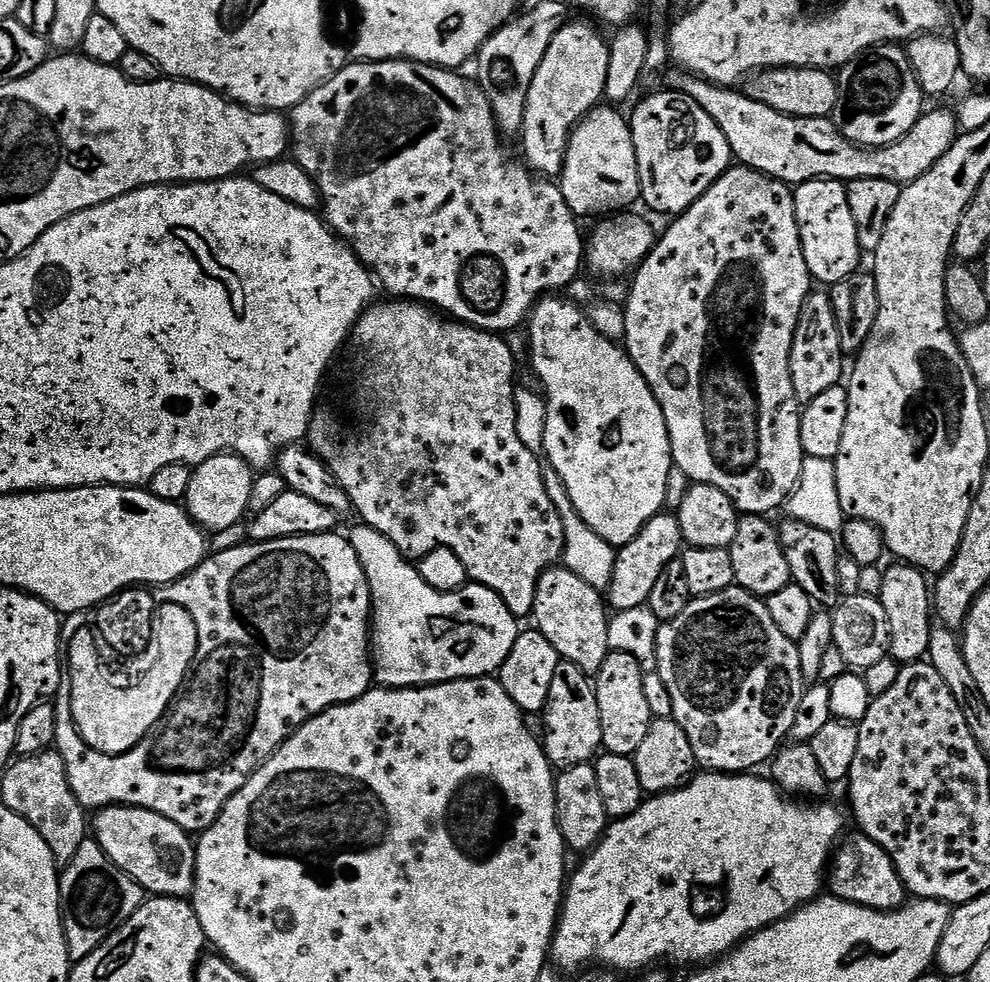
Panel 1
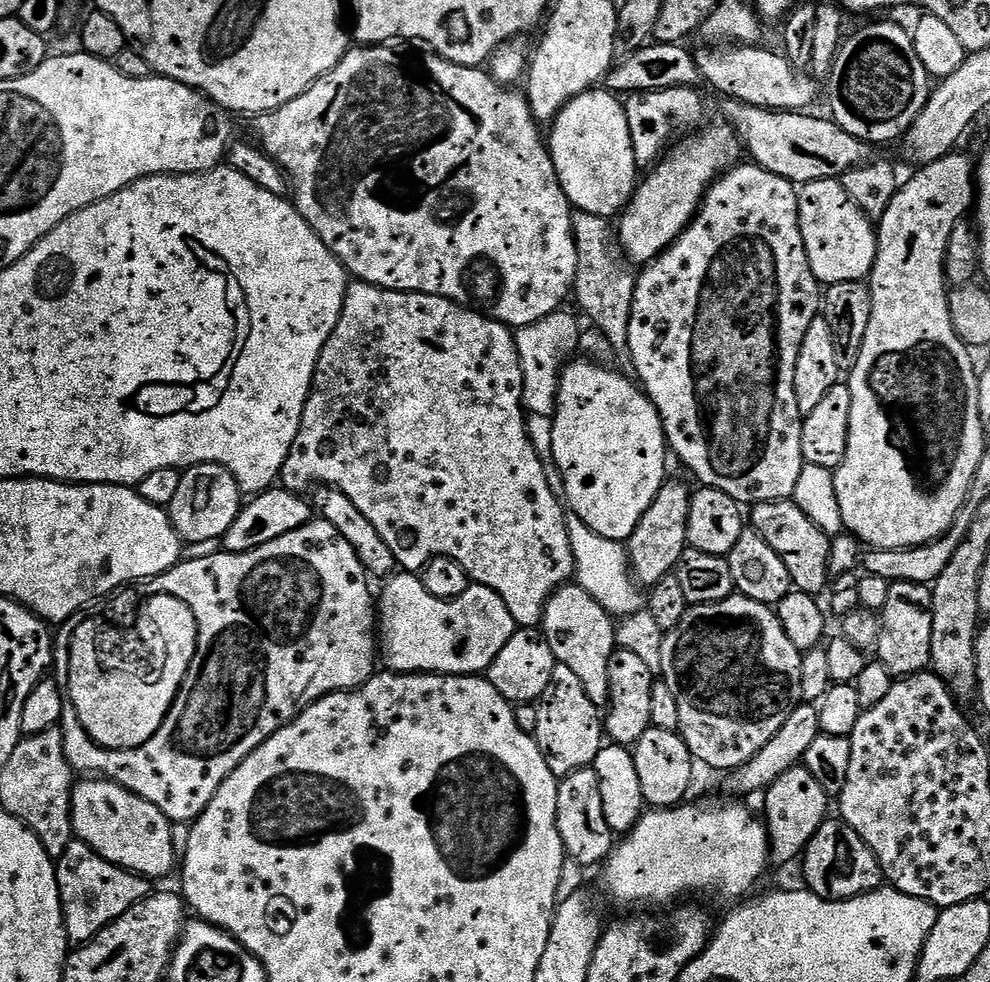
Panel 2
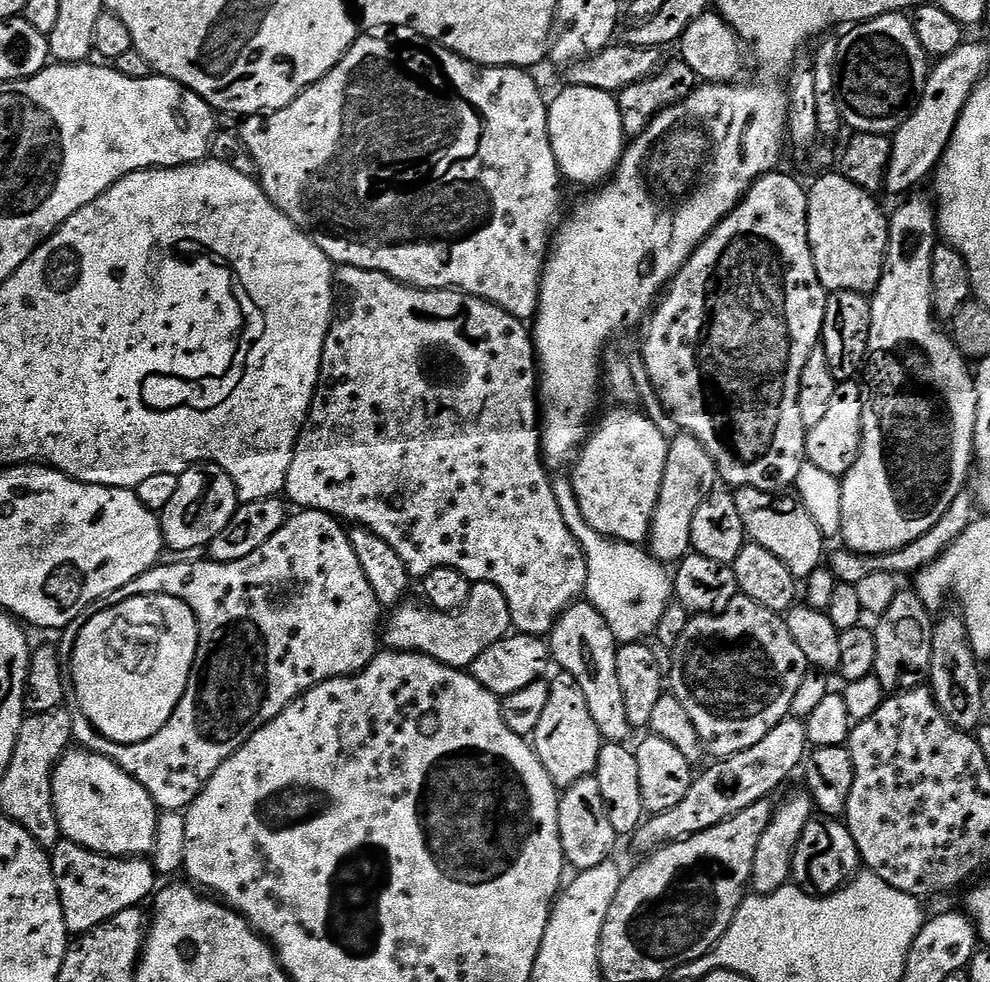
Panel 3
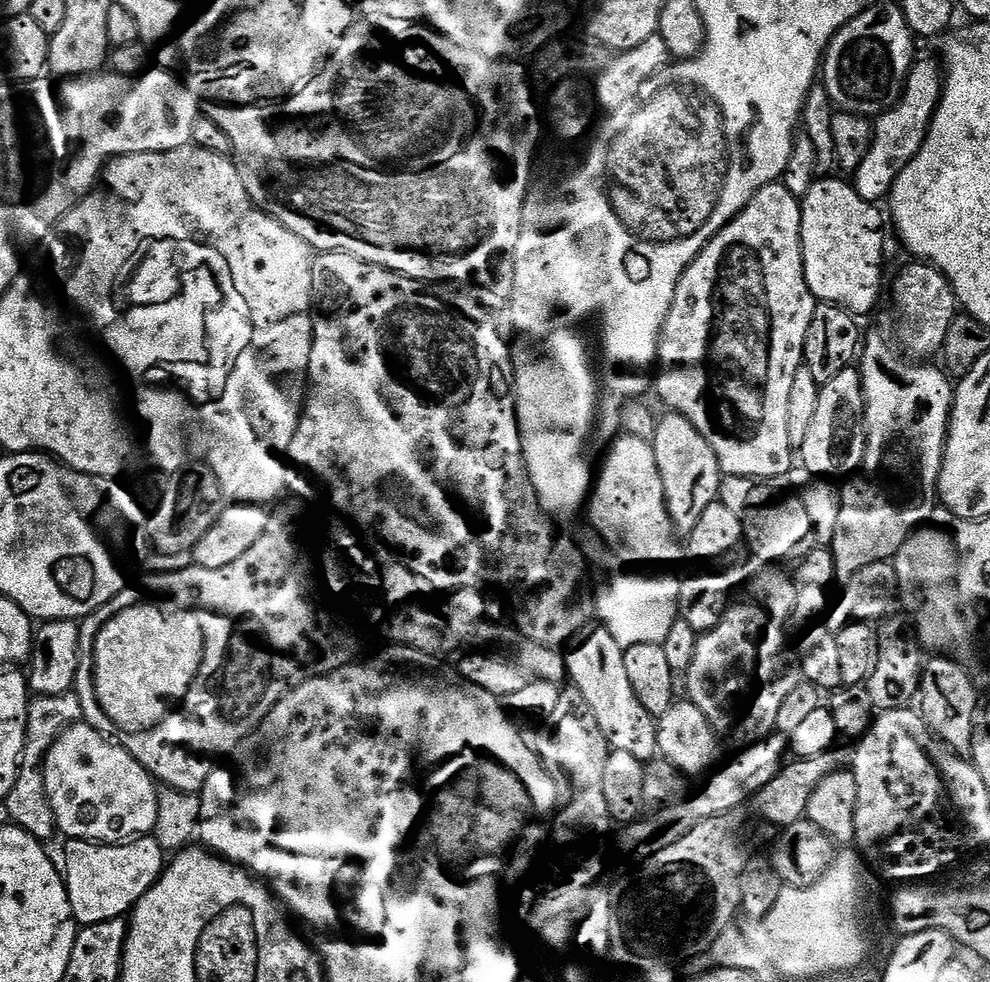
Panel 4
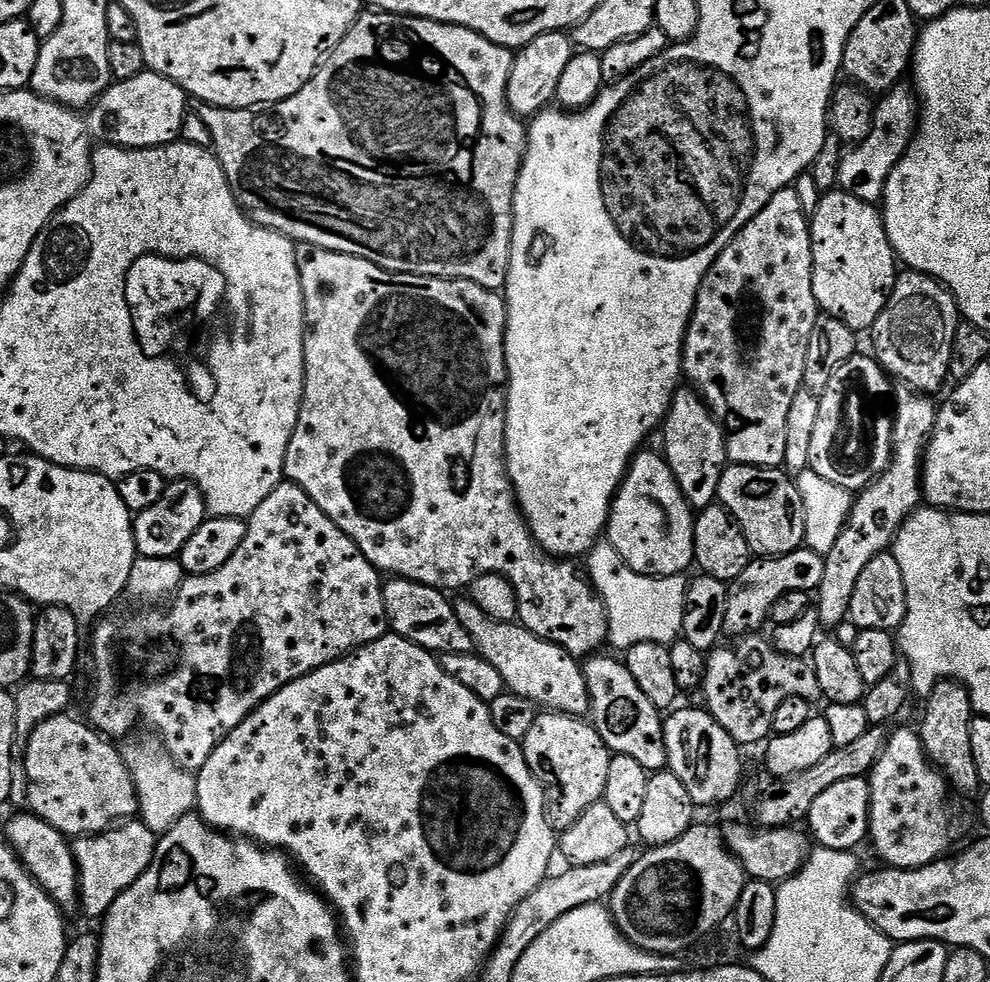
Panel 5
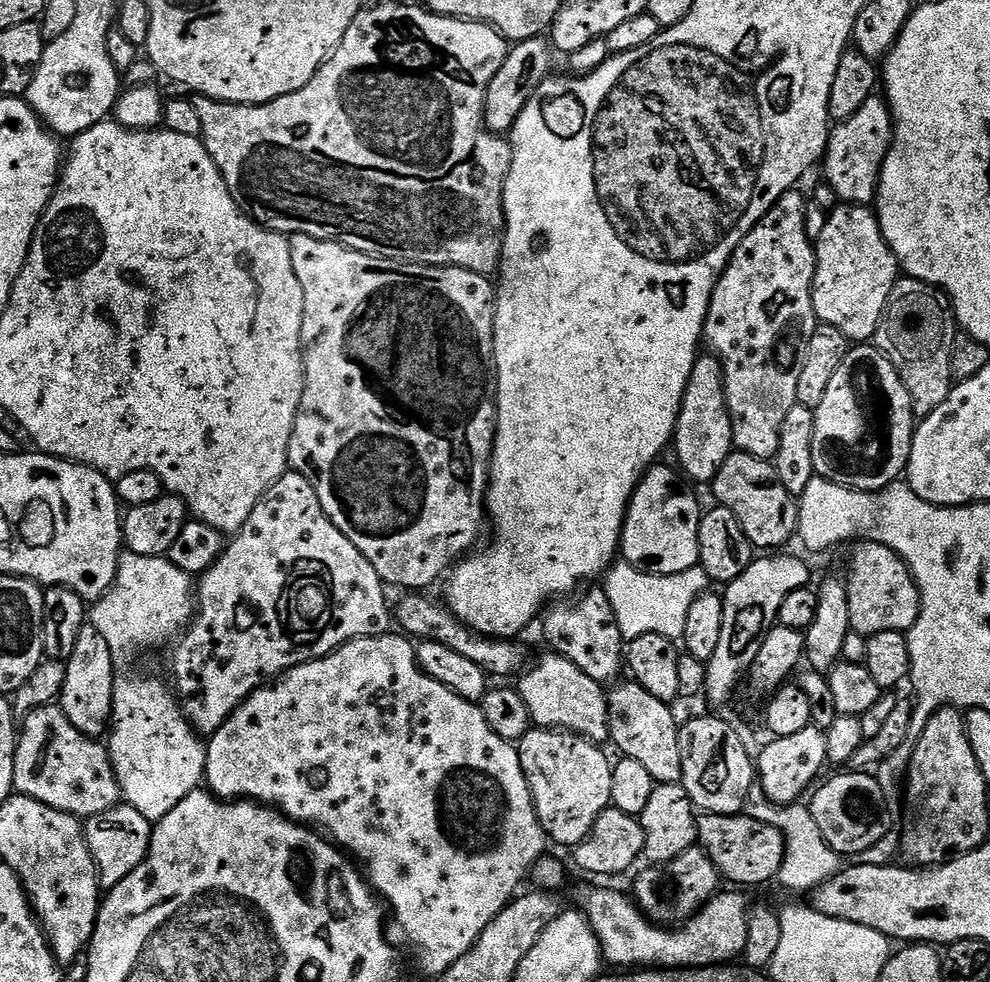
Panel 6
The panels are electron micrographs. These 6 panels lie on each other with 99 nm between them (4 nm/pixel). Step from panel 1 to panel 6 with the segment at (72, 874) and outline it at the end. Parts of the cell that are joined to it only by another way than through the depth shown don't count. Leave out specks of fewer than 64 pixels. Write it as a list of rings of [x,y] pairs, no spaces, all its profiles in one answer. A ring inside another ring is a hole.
[[[123,802],[102,814],[87,817],[83,825],[84,841],[88,843],[88,849],[96,863],[101,889],[107,890],[118,886],[118,882],[122,882],[126,874],[134,874],[134,870],[138,870],[138,866],[148,853],[153,827],[153,821],[142,818],[138,810]]]

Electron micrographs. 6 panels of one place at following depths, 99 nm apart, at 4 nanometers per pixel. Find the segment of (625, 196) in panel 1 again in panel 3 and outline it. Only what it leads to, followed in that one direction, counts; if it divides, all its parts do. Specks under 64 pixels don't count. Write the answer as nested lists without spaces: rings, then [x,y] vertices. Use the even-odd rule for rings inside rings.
[[[567,86],[548,104],[548,133],[561,177],[572,184],[600,186],[616,171],[626,147],[619,99],[590,86]]]

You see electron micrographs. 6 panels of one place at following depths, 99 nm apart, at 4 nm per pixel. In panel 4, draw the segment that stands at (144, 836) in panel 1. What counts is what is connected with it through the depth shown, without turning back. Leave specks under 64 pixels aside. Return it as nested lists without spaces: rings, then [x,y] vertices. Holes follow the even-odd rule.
[[[86,722],[71,724],[44,756],[44,794],[57,829],[67,839],[102,844],[122,844],[149,835],[158,816],[157,787],[127,747],[119,748],[100,735],[104,734]]]

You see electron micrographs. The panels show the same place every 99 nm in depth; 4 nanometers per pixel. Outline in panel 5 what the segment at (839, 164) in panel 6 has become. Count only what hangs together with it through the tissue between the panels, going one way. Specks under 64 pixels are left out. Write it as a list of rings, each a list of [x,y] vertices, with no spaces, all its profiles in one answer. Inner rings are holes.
[[[897,86],[887,93],[881,99],[884,101],[876,104],[876,117],[872,119],[872,132],[861,144],[851,145],[840,157],[839,187],[843,191],[854,194],[854,198],[862,198],[862,202],[867,204],[879,205],[883,201],[886,182],[890,178],[894,166],[898,166],[900,159],[908,153],[908,148],[912,144],[914,121],[918,116],[918,100],[909,89],[908,92],[904,86]]]

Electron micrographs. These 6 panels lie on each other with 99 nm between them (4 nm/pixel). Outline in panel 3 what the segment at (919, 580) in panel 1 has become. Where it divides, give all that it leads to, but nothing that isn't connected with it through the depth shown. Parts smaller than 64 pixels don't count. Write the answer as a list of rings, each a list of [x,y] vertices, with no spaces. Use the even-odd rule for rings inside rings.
[[[901,590],[890,604],[890,610],[886,610],[875,621],[878,658],[874,674],[878,682],[882,682],[884,693],[909,692],[928,684],[933,627],[933,613],[922,602],[922,598],[918,598],[915,590]]]

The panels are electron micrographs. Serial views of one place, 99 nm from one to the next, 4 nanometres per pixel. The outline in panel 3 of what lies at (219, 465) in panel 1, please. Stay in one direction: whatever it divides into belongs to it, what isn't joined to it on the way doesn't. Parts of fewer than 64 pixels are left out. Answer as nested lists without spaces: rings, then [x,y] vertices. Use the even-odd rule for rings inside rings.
[[[207,462],[189,464],[178,475],[178,490],[174,490],[170,503],[159,513],[165,545],[176,552],[192,552],[195,548],[207,549],[208,543],[218,538],[226,522],[234,518],[237,507],[236,487],[226,470]]]

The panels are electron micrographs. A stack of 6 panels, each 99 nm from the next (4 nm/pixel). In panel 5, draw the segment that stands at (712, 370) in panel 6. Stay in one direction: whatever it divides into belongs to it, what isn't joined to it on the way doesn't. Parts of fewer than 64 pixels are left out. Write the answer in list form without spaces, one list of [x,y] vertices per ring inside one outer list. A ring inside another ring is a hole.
[[[681,386],[672,393],[672,405],[668,408],[668,415],[664,418],[662,429],[666,434],[666,452],[663,454],[667,460],[682,494],[688,499],[693,509],[703,510],[717,499],[718,482],[722,478],[724,469],[729,463],[728,442],[724,429],[717,422],[708,405],[704,403],[703,396],[691,386]]]

